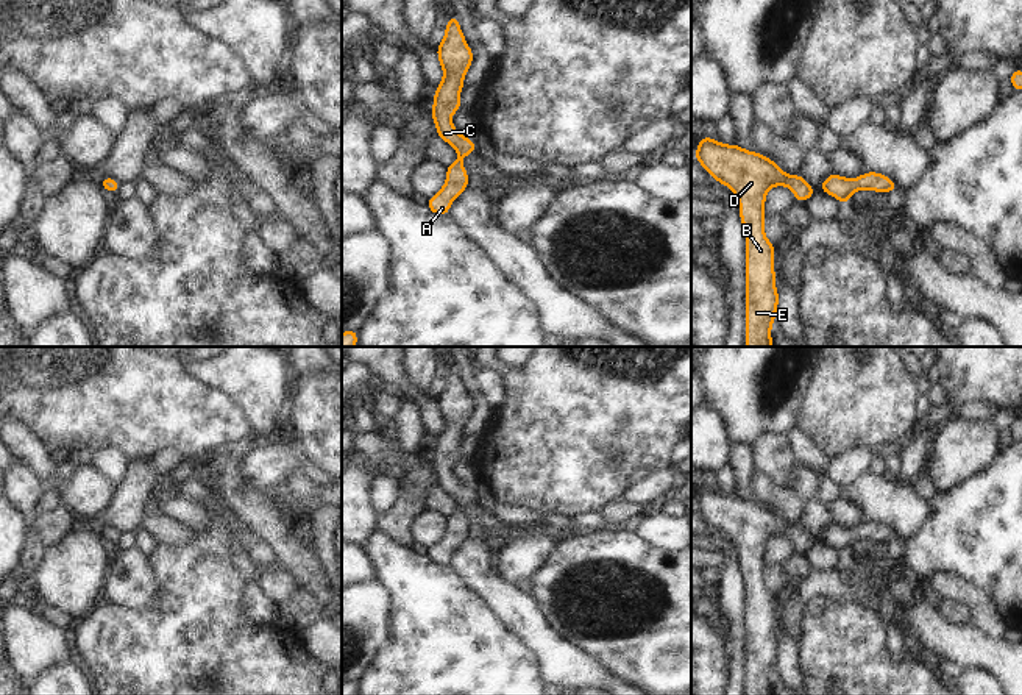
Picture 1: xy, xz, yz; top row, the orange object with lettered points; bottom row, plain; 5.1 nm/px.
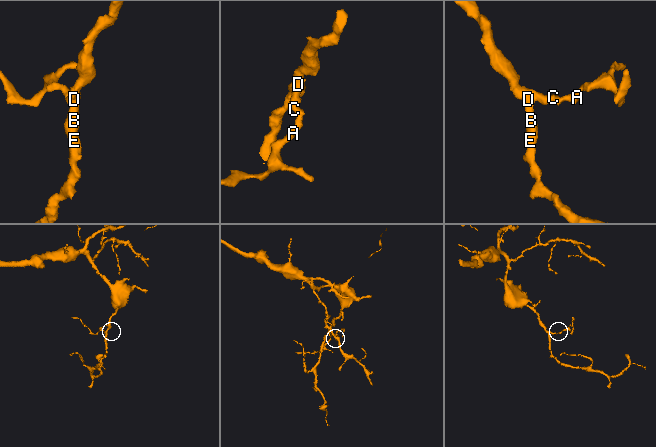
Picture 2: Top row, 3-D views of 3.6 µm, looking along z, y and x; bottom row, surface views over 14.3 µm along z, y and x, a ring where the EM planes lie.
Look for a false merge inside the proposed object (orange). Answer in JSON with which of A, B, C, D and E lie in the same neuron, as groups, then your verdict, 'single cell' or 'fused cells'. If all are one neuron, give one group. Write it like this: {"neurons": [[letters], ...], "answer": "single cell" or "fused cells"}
{"neurons": [["A", "B", "C", "D", "E"]], "answer": "single cell"}

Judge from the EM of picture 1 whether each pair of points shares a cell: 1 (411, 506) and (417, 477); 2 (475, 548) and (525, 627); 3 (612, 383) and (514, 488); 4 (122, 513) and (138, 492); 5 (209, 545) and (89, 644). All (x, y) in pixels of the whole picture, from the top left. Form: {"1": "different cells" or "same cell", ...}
{"1": "same cell", "2": "same cell", "3": "same cell", "4": "same cell", "5": "same cell"}

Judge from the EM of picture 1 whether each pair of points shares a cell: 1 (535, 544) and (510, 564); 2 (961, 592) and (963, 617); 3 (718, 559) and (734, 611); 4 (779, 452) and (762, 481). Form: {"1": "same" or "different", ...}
{"1": "same", "2": "different", "3": "different", "4": "different"}

